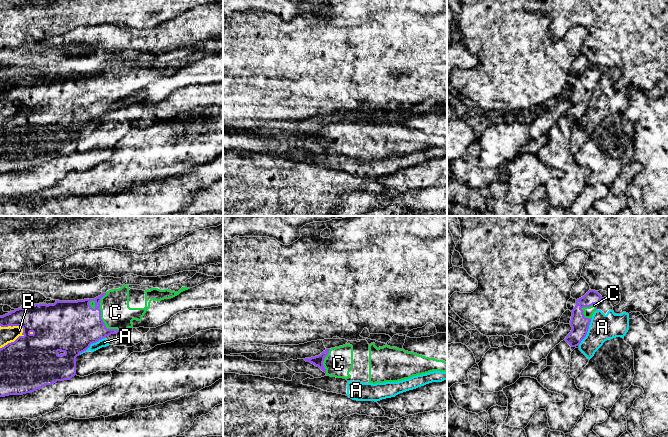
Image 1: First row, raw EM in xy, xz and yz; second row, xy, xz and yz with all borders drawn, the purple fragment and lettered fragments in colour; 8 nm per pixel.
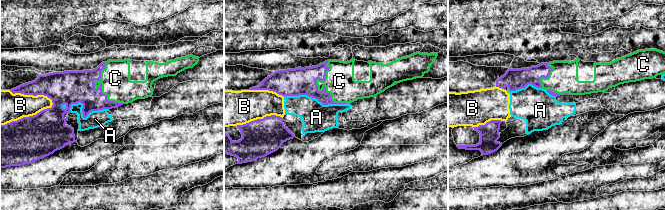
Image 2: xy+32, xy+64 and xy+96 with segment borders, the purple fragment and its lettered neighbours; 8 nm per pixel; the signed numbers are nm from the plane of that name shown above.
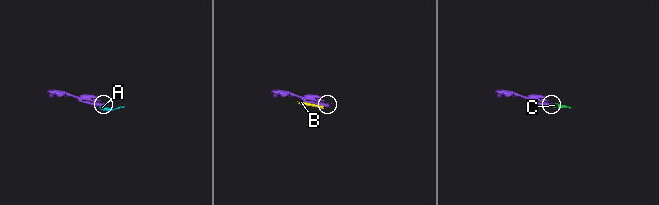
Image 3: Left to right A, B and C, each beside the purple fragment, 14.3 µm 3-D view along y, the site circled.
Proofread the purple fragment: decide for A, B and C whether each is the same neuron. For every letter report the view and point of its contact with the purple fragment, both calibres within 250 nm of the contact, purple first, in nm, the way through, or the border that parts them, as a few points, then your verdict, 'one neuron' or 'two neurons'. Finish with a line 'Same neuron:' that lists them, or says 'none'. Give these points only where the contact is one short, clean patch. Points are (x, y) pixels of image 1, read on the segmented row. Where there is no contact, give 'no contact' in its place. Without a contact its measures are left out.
A: contact xy (91, 343); calibres 420 and 70 nm; two neurons
B: contact xy (14, 341); calibres 440 and 130 nm; two neurons
C: contact xy (100, 317); calibres 420 and 240 nm; one neuron
Same neuron: C

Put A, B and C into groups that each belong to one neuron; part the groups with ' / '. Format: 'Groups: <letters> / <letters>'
Groups: A B / C

